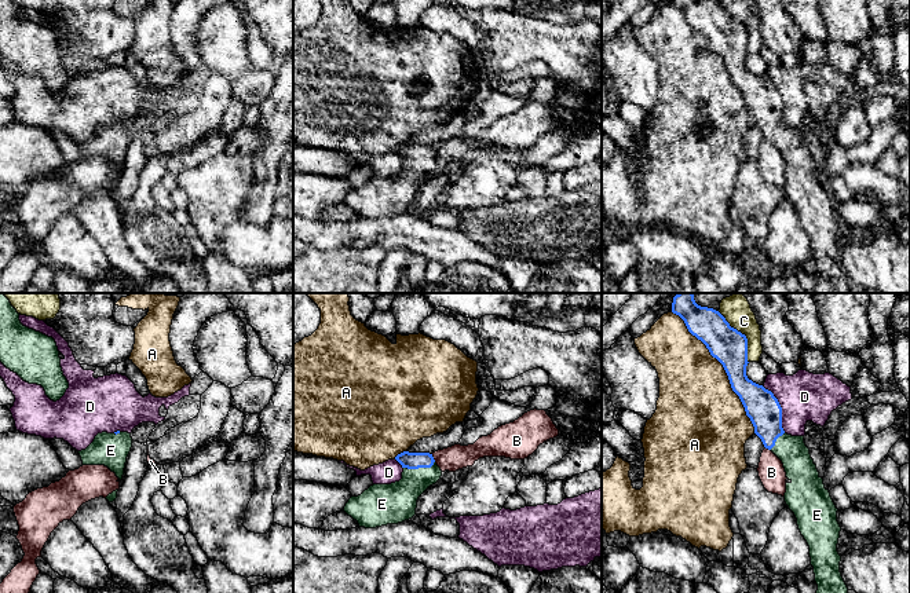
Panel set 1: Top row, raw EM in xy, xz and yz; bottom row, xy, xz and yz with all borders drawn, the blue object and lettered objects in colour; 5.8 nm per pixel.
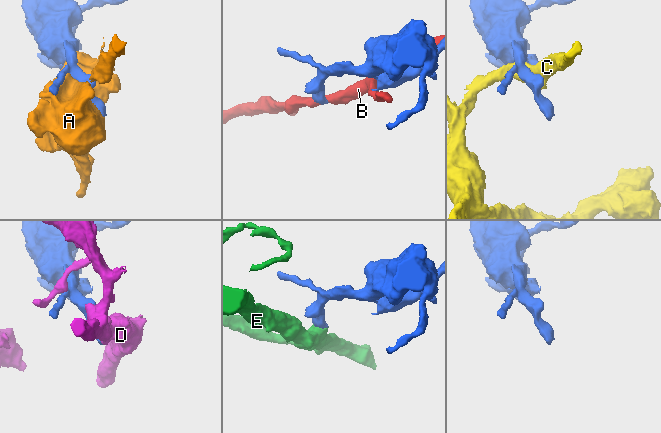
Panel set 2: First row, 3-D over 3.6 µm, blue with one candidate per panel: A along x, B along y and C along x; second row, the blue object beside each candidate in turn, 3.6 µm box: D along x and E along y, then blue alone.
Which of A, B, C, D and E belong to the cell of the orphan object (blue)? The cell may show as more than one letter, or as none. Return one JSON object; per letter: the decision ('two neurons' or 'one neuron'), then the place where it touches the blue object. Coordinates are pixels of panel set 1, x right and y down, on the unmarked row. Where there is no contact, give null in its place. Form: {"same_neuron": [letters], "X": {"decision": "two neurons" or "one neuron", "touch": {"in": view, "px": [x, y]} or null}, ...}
{"same_neuron": ["E"], "A": {"decision": "two neurons", "touch": {"in": "yz", "px": [724, 61]}}, "B": {"decision": "two neurons", "touch": {"in": "xz", "px": [432, 150]}}, "C": {"decision": "two neurons", "touch": {"in": "yz", "px": [744, 26]}}, "D": {"decision": "two neurons", "touch": {"in": "yz", "px": [781, 99]}}, "E": {"decision": "one neuron", "touch": {"in": "xz", "px": [419, 158]}}}

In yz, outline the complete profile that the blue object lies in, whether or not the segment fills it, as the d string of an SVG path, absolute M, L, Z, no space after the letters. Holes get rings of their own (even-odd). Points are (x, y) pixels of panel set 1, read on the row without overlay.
M672 0L679 7L688 23L701 32L710 47L724 59L732 83L739 88L746 107L750 110L754 125L761 131L765 140L771 142L783 155L786 169L785 194L797 211L797 217L810 238L811 257L814 259L818 277L814 293L851 293L848 279L840 264L841 248L837 244L841 219L837 213L837 200L825 180L816 157L811 150L804 128L787 127L782 120L782 99L774 85L748 70L748 30L731 19L726 10L713 0Z

